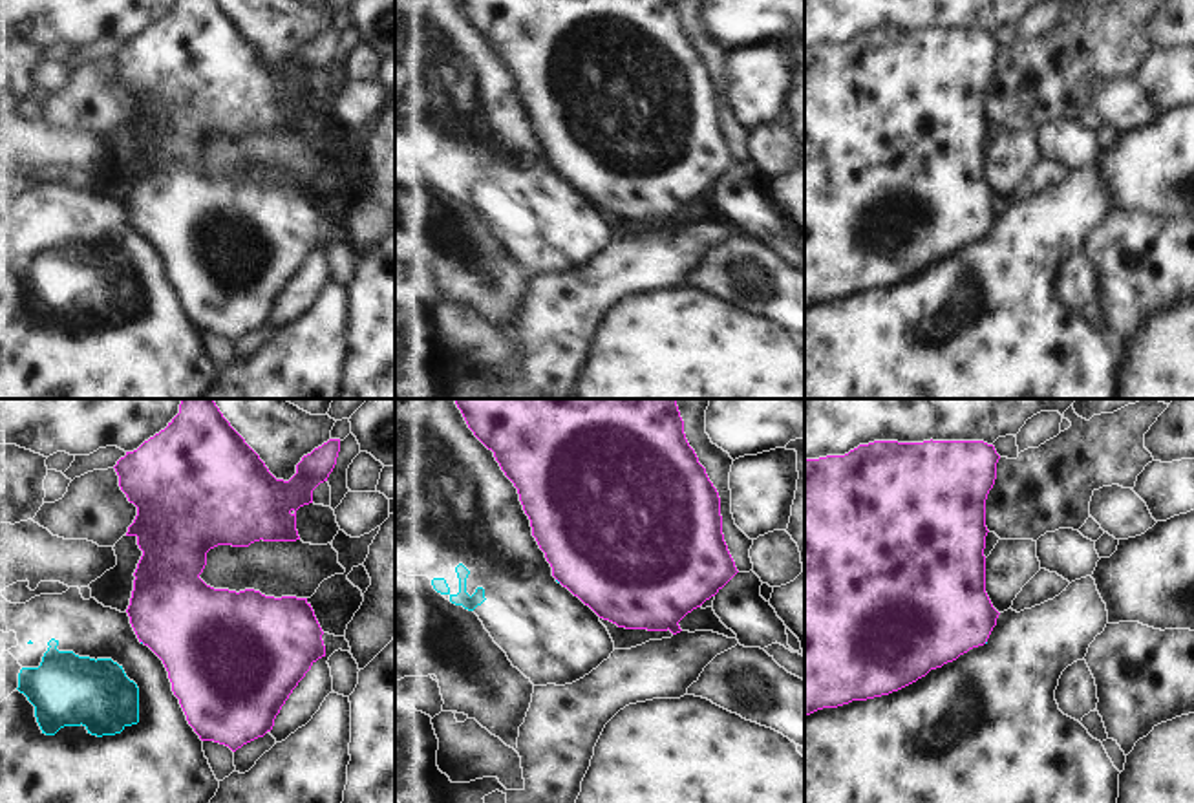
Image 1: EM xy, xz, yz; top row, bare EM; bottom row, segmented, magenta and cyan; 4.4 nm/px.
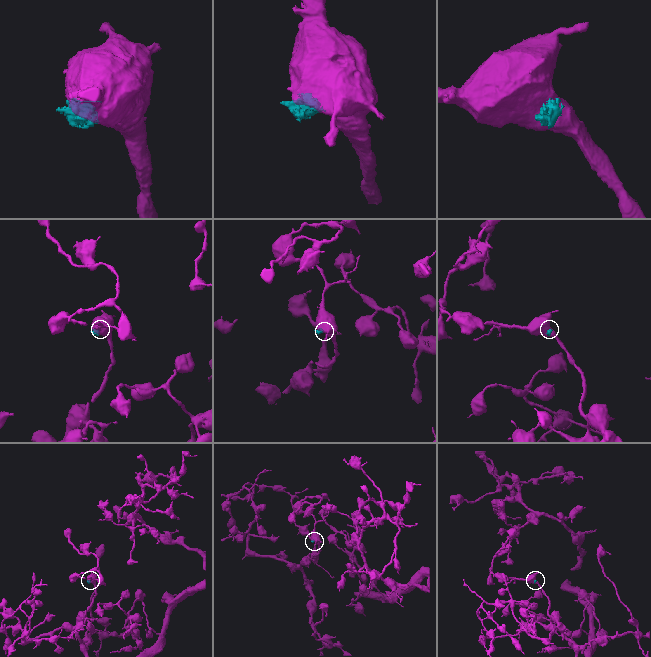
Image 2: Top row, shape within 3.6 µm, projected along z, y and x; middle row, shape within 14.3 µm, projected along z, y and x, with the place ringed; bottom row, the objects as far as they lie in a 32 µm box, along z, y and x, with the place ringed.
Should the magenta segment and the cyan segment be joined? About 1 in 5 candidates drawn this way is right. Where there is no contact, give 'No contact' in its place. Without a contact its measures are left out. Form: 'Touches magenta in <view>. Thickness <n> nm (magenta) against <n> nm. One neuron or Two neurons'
Touches magenta in xz. Thickness 500 nm (magenta) against 20 nm. Two neurons.

